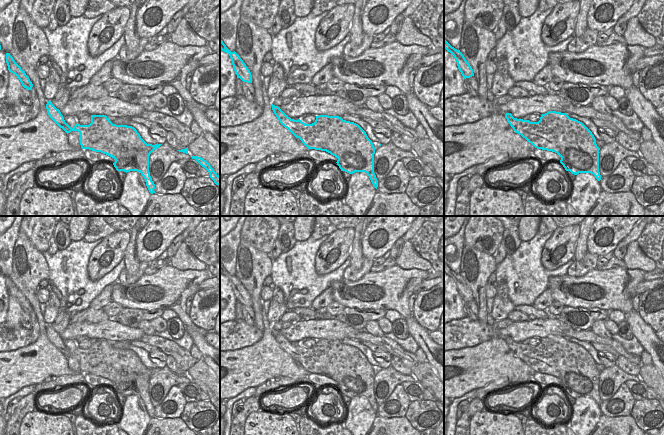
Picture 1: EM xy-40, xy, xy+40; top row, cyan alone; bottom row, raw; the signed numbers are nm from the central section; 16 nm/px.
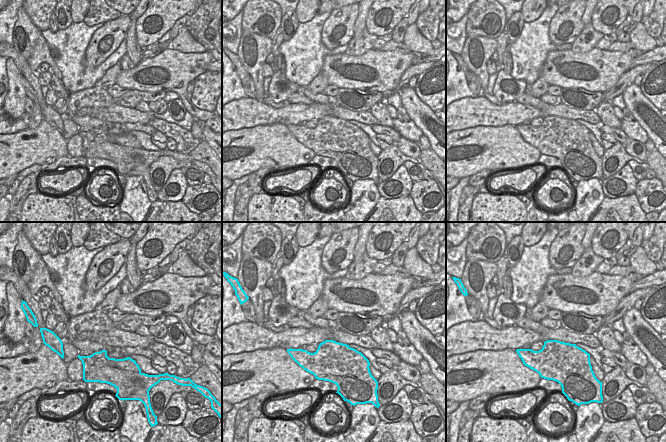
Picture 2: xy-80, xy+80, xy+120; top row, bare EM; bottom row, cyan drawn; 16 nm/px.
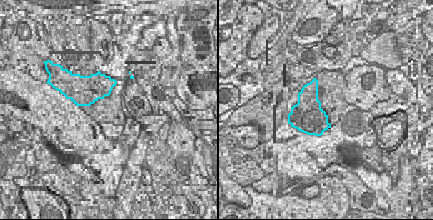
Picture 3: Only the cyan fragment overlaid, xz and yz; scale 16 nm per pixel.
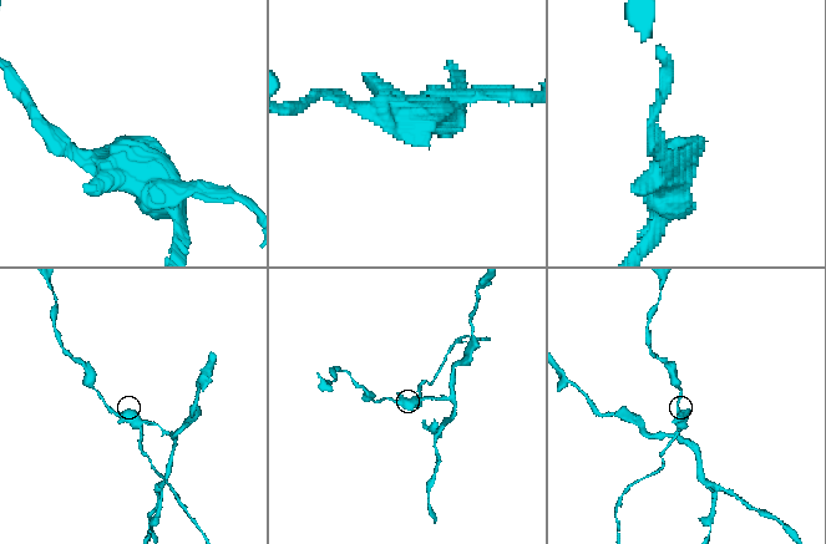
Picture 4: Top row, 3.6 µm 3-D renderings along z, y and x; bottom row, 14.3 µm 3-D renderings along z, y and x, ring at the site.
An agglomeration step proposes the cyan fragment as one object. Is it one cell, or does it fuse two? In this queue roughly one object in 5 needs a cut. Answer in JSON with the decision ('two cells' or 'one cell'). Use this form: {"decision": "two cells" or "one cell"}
{"decision": "two cells"}

